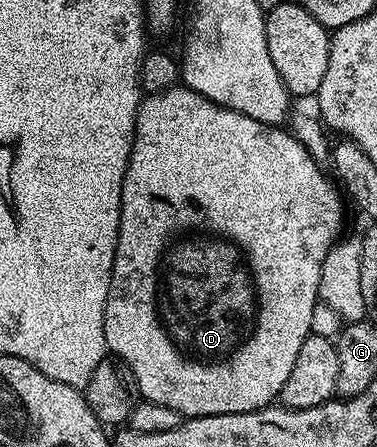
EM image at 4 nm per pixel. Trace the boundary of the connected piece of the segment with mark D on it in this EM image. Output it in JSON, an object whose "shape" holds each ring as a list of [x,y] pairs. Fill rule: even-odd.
{"shape":[[[183,86],[167,88],[162,93],[141,99],[140,109],[136,111],[136,137],[122,182],[119,247],[122,249],[123,259],[125,256],[126,259],[132,260],[136,256],[137,268],[133,272],[124,272],[121,276],[119,273],[112,277],[104,311],[104,343],[107,351],[118,358],[119,363],[130,373],[135,391],[140,391],[139,395],[143,399],[158,406],[170,406],[170,410],[179,412],[181,417],[238,414],[255,408],[269,407],[279,397],[286,378],[290,376],[294,358],[298,356],[302,342],[306,342],[310,335],[310,318],[318,301],[319,274],[323,260],[341,235],[341,193],[330,179],[329,173],[323,172],[324,168],[310,156],[302,142],[296,140],[291,131],[283,132],[284,130],[283,127],[263,124],[229,108],[223,108],[194,89]],[[204,228],[233,240],[244,251],[244,260],[211,260],[210,257],[204,256]],[[160,232],[164,236],[172,232],[173,238],[176,239],[172,244],[172,256],[176,261],[172,264],[172,277],[164,284],[165,292],[160,292],[155,276],[156,259],[160,256]]]}

